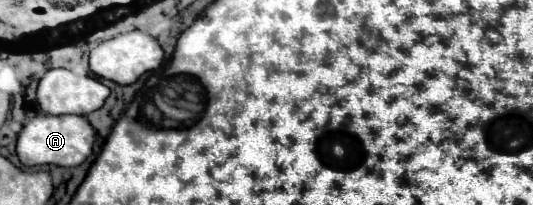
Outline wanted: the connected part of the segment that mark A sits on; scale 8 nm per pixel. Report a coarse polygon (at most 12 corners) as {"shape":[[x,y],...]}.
{"shape":[[36,115],[20,131],[26,167],[78,167],[96,131],[86,117]]}

